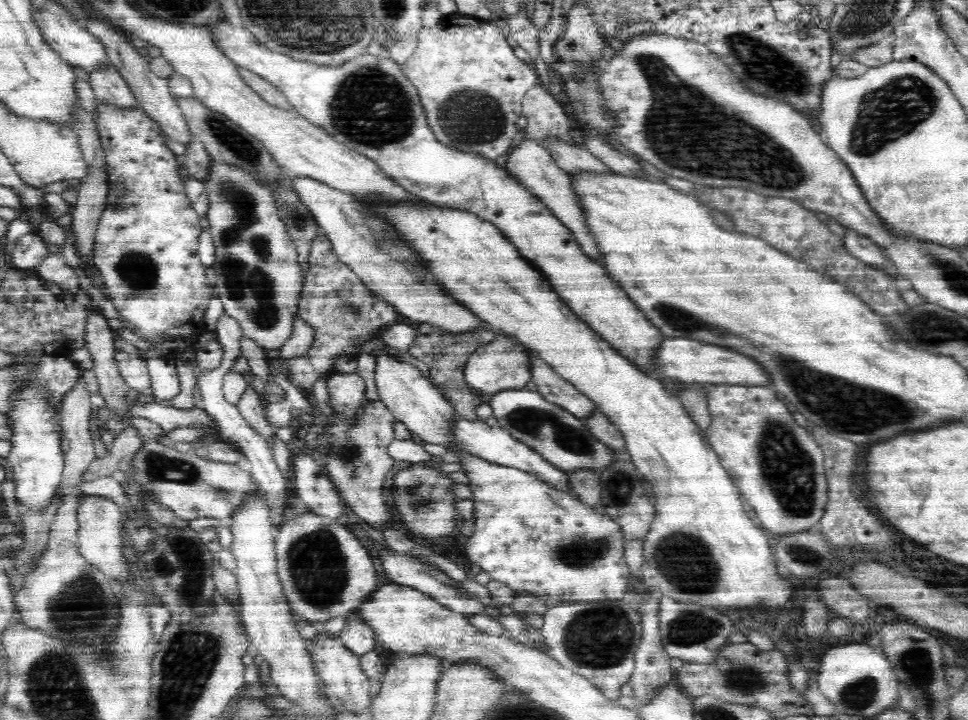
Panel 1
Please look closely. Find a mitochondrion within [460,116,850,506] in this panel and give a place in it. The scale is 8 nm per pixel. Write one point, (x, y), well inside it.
(541, 425)

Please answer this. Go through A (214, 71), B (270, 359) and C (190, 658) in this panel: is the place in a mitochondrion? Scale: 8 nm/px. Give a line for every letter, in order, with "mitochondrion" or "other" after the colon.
A: other
B: other
C: mitochondrion

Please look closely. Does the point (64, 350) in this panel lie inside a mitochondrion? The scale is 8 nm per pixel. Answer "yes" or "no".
no

